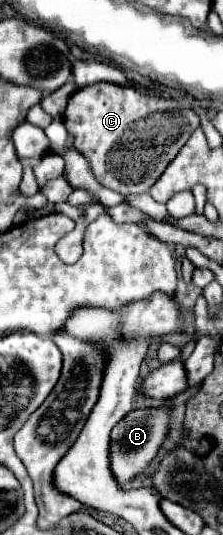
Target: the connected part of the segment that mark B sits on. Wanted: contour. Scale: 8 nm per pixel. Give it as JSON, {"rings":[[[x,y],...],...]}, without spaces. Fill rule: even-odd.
{"rings":[[[148,408],[148,410],[132,410],[112,432],[110,444],[110,458],[112,458],[112,472],[118,476],[120,484],[128,484],[134,480],[148,462],[156,456],[166,432],[168,432],[168,410],[166,408]]]}

